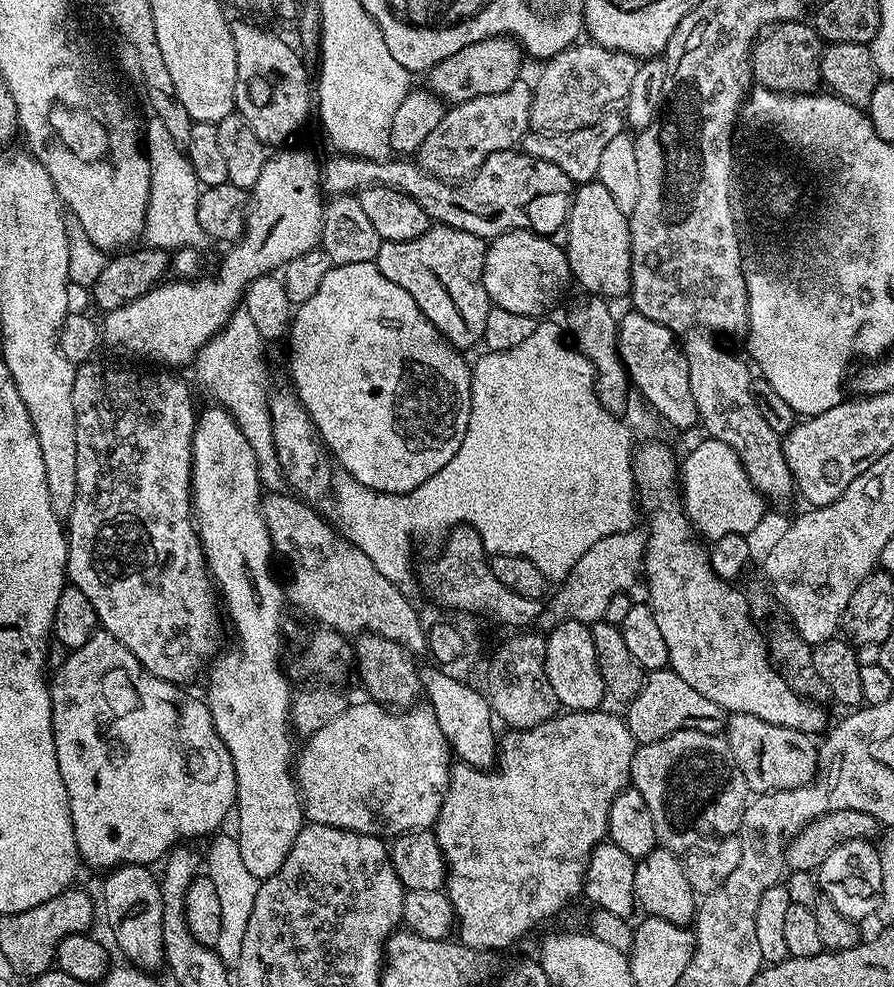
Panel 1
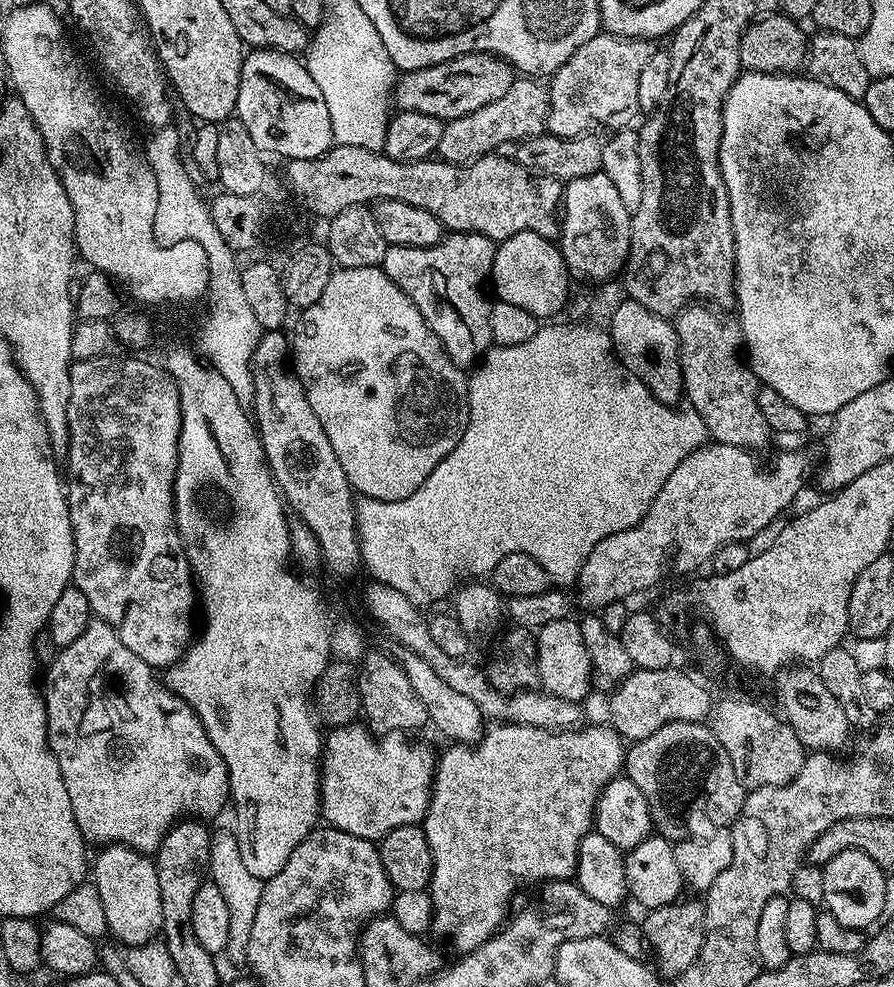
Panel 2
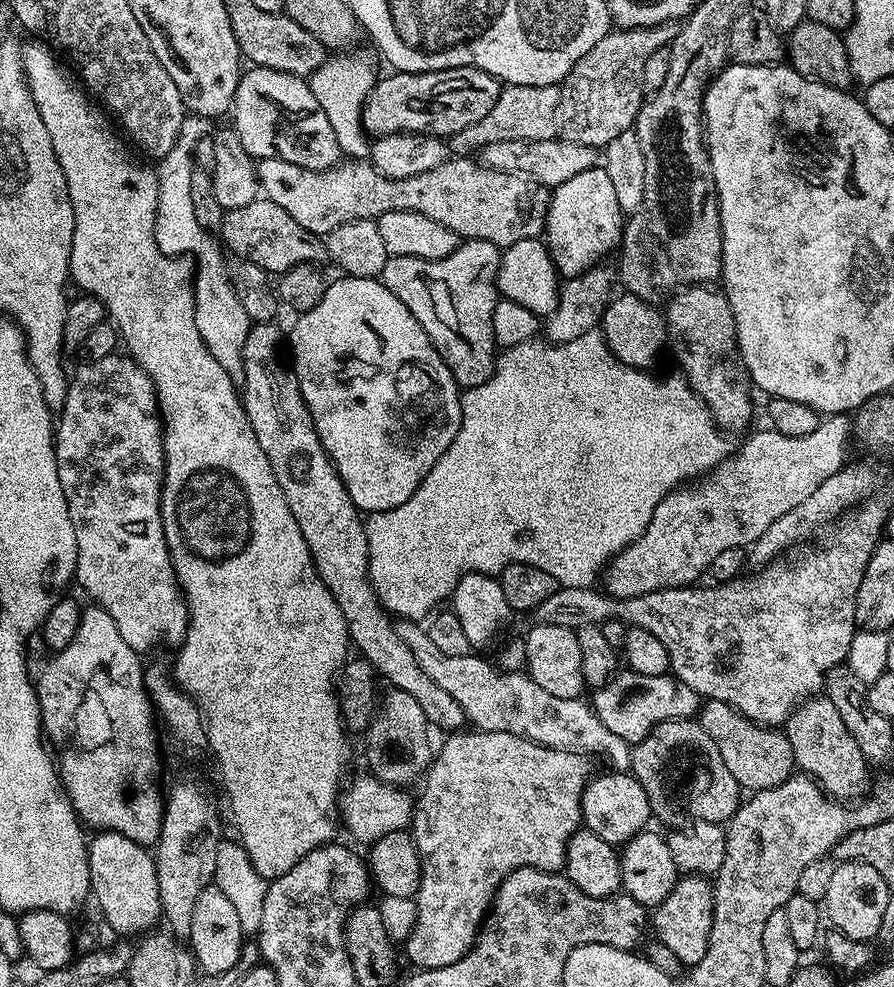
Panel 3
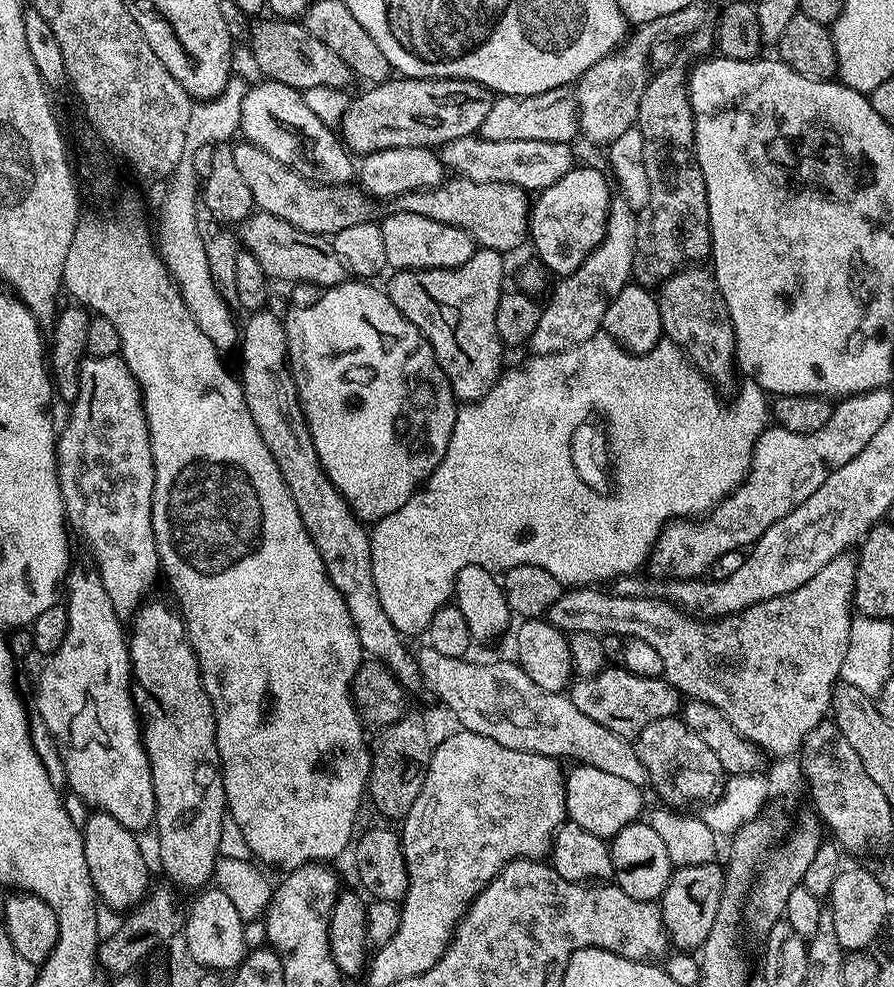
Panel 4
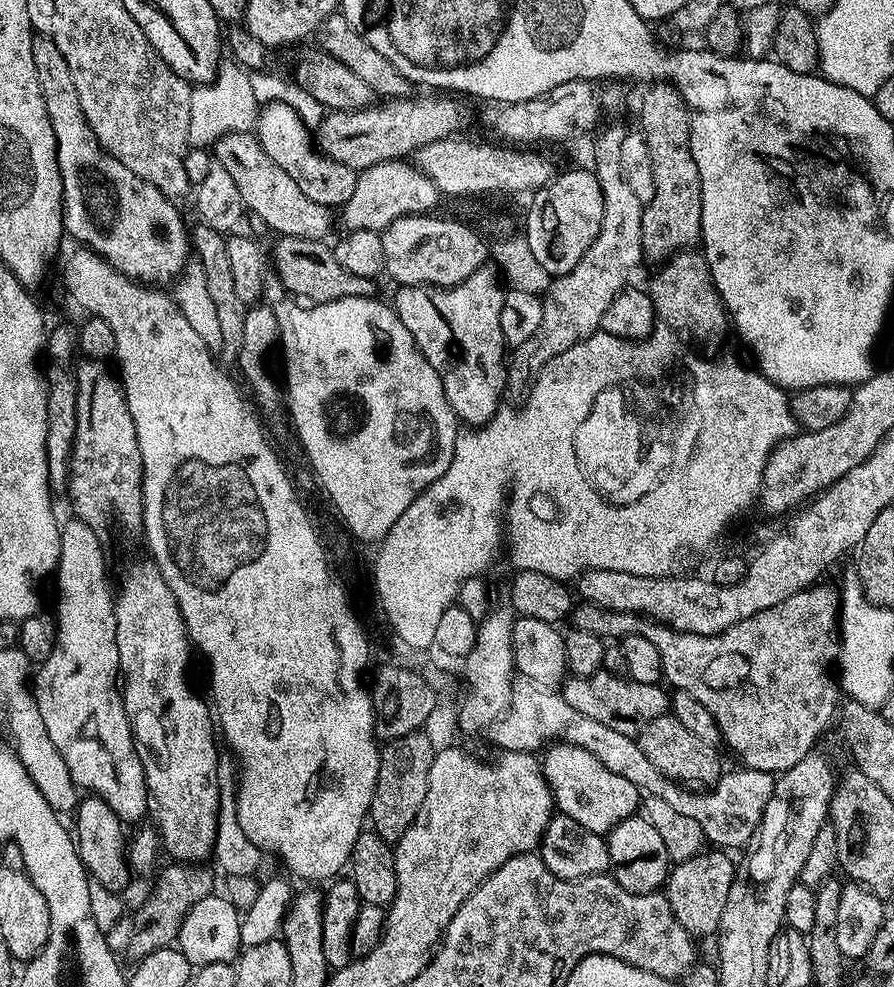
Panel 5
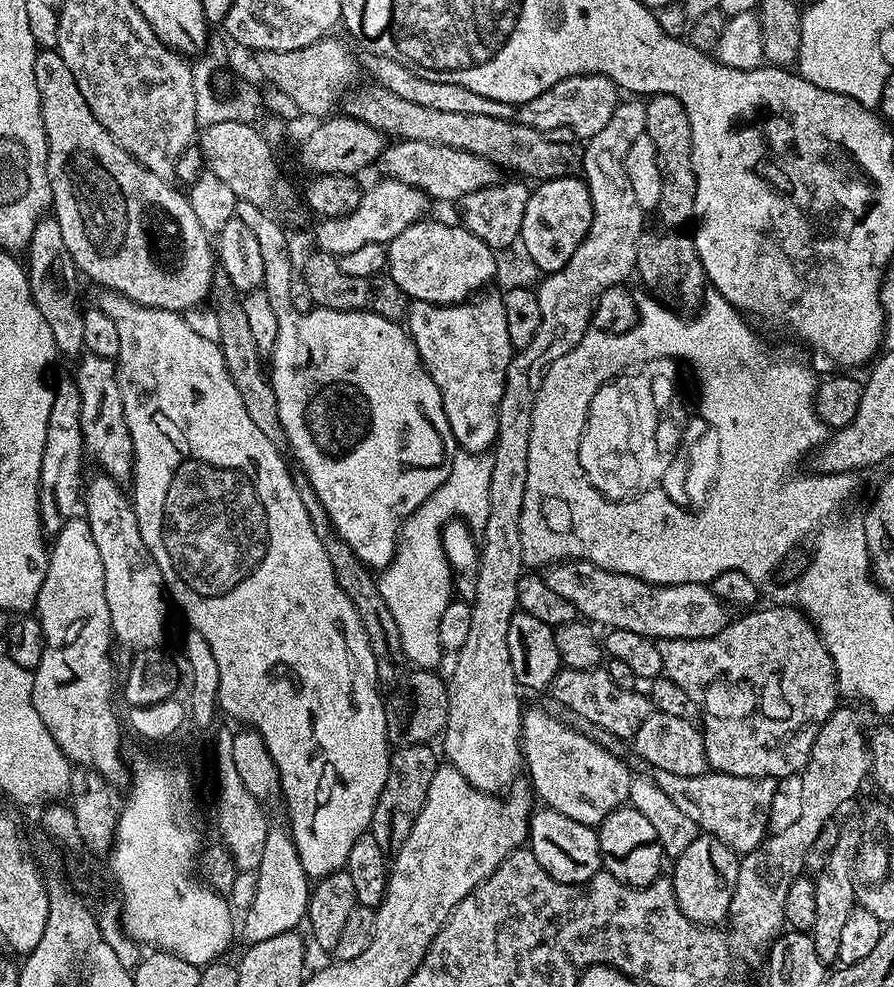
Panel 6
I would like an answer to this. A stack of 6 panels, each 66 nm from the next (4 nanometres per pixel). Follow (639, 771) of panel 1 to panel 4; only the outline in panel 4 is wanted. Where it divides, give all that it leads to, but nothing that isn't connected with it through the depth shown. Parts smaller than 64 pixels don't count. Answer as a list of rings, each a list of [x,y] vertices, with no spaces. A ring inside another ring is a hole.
[[[667,716],[658,722],[650,722],[650,726],[646,726],[646,730],[642,730],[639,736],[635,737],[634,743],[638,758],[648,771],[648,784],[656,787],[657,794],[664,799],[661,801],[673,809],[683,809],[683,804],[703,805],[719,796],[721,788],[724,787],[726,773],[722,762],[718,762],[714,750],[710,750],[710,746],[706,746],[706,742],[702,742],[702,738],[698,738],[698,734],[694,734],[694,730],[690,730],[690,726],[686,726],[683,719]]]

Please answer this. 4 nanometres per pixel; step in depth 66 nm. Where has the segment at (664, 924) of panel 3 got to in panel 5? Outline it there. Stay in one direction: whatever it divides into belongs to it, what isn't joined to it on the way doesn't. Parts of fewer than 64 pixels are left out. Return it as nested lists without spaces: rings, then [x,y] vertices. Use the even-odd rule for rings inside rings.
[[[705,850],[686,862],[675,865],[666,881],[666,895],[674,918],[693,938],[708,936],[720,927],[722,909],[726,907],[726,894],[730,894],[732,879],[736,873],[734,860],[724,850]]]

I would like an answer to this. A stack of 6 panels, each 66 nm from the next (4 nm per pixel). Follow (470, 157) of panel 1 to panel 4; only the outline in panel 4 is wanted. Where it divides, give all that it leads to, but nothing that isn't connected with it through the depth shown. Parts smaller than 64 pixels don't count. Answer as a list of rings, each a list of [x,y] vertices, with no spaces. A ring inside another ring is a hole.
[[[565,86],[529,96],[497,95],[493,99],[490,114],[486,114],[486,122],[482,122],[479,135],[483,139],[494,142],[529,140],[530,142],[562,142],[566,144],[575,141],[578,136],[576,93],[571,87]]]

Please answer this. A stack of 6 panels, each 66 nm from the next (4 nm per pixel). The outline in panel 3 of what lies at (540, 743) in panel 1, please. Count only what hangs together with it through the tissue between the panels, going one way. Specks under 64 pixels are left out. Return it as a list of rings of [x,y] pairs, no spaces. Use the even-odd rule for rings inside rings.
[[[460,730],[444,745],[439,745],[434,759],[426,773],[424,784],[424,800],[417,799],[412,813],[410,835],[416,841],[416,849],[422,861],[422,875],[420,885],[415,894],[416,921],[412,933],[403,941],[402,952],[408,955],[408,960],[413,964],[413,969],[427,970],[450,966],[464,957],[472,948],[473,941],[484,923],[485,915],[492,906],[492,900],[500,891],[500,884],[504,877],[509,876],[516,868],[537,868],[543,872],[560,872],[564,866],[564,852],[568,849],[568,840],[574,835],[576,829],[581,827],[580,802],[584,789],[593,775],[594,769],[587,755],[583,752],[567,752],[561,748],[547,748],[524,736],[515,736],[505,732],[481,732],[479,730]]]

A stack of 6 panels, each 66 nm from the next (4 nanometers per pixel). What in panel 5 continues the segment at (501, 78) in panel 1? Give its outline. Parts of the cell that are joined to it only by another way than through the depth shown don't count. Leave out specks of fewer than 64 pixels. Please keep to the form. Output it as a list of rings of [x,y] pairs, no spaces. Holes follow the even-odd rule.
[[[452,94],[413,95],[411,98],[388,98],[383,102],[373,103],[371,108],[351,108],[349,112],[331,111],[321,120],[316,129],[316,144],[325,156],[334,161],[342,162],[342,166],[350,166],[363,170],[378,162],[408,158],[417,148],[426,146],[435,140],[447,140],[455,137],[459,128],[468,124],[468,108],[463,99]]]

